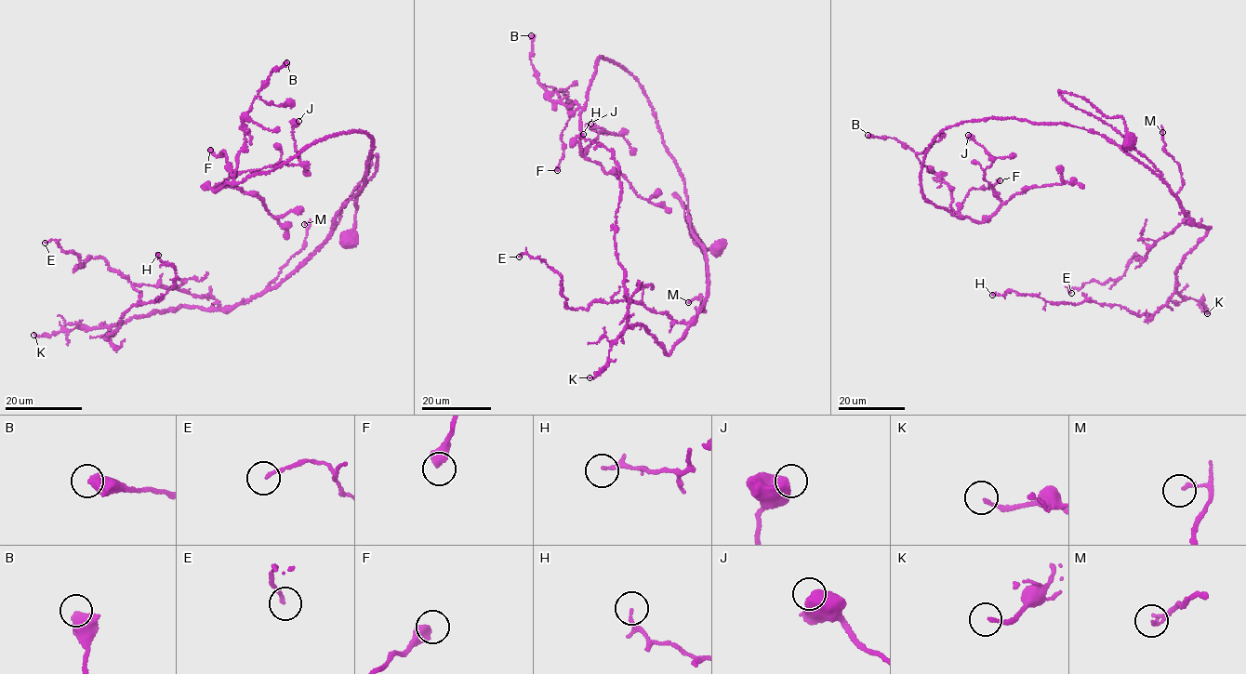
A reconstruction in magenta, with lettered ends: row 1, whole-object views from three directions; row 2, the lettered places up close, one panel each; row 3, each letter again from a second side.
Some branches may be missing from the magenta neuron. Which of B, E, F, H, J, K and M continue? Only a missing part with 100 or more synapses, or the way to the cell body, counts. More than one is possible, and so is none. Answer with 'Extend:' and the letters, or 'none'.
Extend: none

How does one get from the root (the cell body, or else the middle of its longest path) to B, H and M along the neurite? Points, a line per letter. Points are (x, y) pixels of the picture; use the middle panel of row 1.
B: (719, 247), (674, 194), (709, 284), (635, 77), (602, 56), (567, 108), (531, 35)
H: (719, 247), (704, 245), (674, 194), (709, 285), (666, 354), (628, 323), (618, 165), (583, 134)
M: (719, 247), (704, 245), (686, 206), (674, 194), (706, 261), (705, 310), (700, 296), (688, 302)

